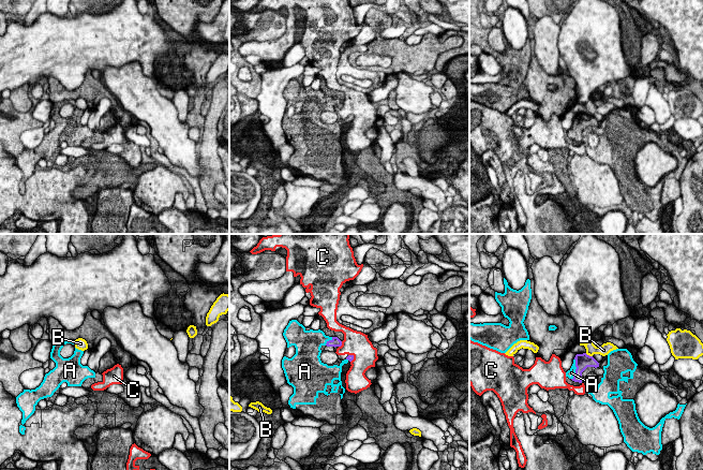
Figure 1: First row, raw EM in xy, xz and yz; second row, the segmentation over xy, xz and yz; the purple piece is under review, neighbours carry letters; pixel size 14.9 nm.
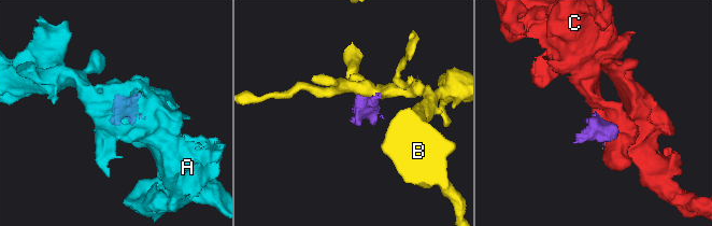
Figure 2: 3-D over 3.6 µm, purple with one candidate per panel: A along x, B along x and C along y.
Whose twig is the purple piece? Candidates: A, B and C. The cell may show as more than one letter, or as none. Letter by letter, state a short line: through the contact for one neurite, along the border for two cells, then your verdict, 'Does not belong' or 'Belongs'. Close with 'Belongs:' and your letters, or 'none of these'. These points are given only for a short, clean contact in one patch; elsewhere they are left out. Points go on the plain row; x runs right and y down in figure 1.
A: Belongs
B: Line: yz (585, 113), (592, 116). Does not belong
C: Line: xz (342, 101), (339, 106). Does not belong
Belongs: A

